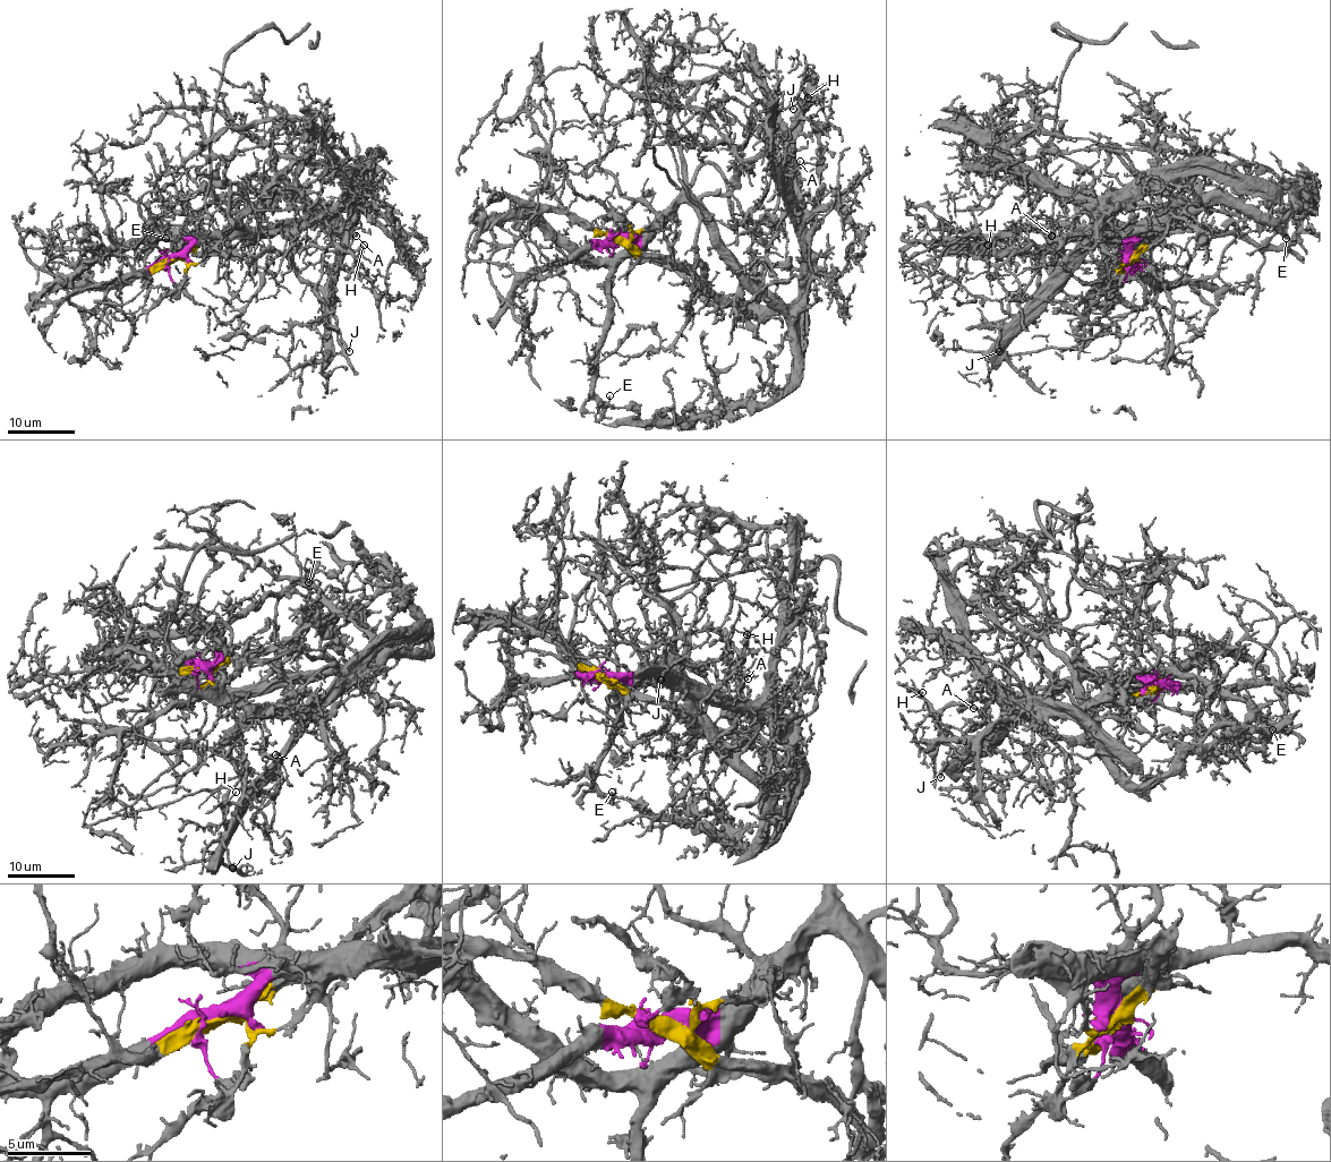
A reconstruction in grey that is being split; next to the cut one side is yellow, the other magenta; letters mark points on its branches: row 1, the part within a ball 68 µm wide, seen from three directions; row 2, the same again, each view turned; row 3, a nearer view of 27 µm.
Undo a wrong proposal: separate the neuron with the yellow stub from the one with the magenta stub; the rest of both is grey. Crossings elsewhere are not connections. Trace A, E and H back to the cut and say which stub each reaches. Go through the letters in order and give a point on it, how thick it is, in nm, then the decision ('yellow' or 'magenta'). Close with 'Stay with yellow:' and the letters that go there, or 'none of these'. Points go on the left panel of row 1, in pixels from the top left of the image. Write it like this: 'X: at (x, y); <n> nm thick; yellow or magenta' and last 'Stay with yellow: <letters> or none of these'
A: at (356, 236); 160 nm thick; yellow
E: at (165, 238); 120 nm thick; magenta
H: at (364, 245); 110 nm thick; magenta
Stay with yellow: A

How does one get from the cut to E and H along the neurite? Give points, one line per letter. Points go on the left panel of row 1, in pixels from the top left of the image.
E: (175, 259), (188, 244), (164, 230), (154, 237), (150, 248), (160, 238), (167, 238)
H: (175, 259), (199, 240), (229, 238), (237, 233), (282, 231), (304, 247), (346, 249), (357, 265), (364, 245)

